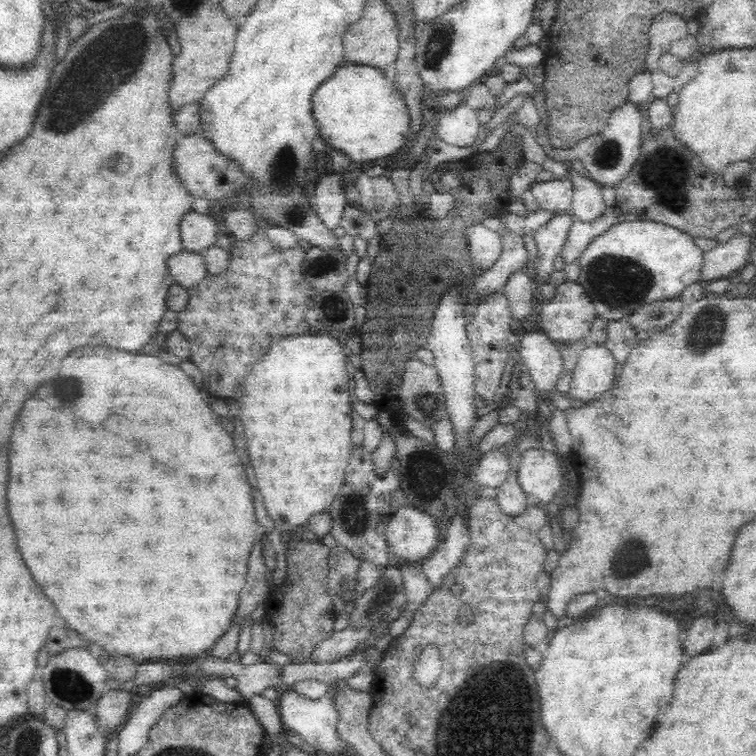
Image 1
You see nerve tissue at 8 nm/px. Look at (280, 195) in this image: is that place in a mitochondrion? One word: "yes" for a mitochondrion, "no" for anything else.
yes

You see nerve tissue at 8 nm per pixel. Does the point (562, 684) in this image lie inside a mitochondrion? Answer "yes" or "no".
no

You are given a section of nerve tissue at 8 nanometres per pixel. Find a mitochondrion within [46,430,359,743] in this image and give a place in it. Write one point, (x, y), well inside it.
(68, 687)

